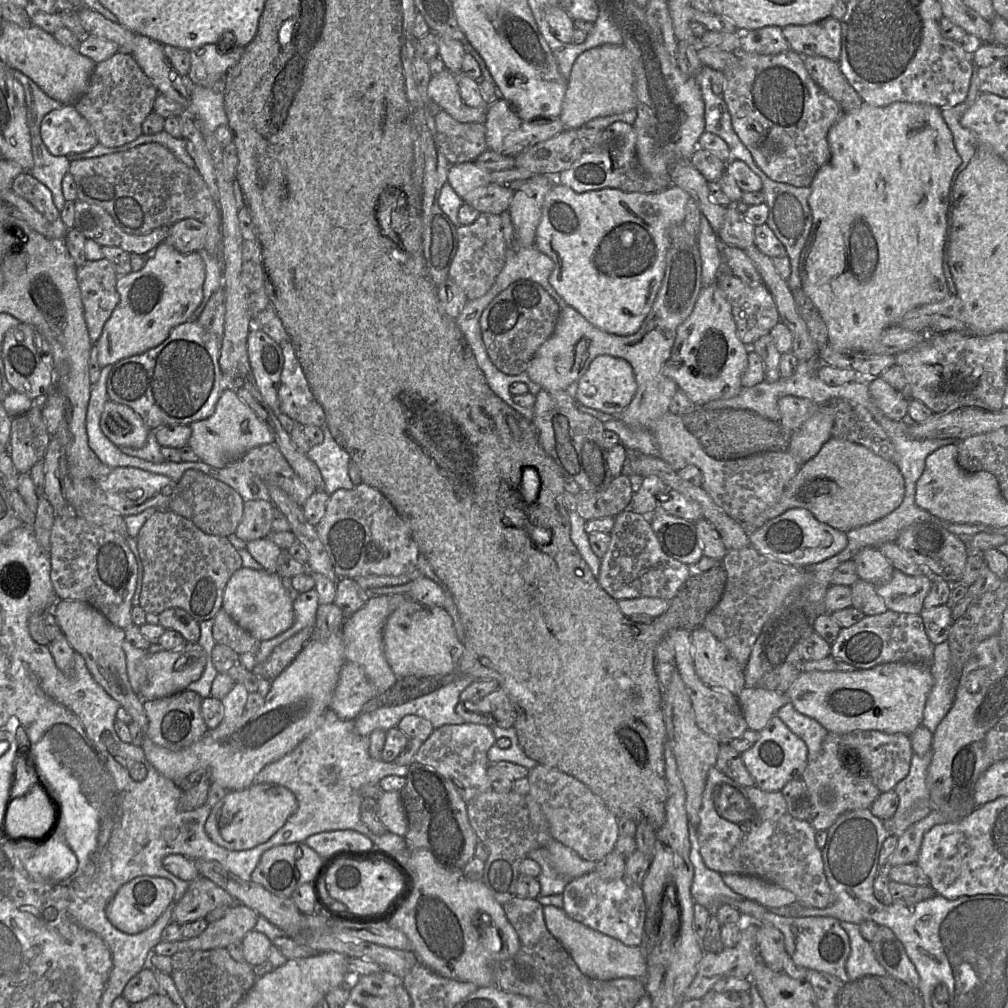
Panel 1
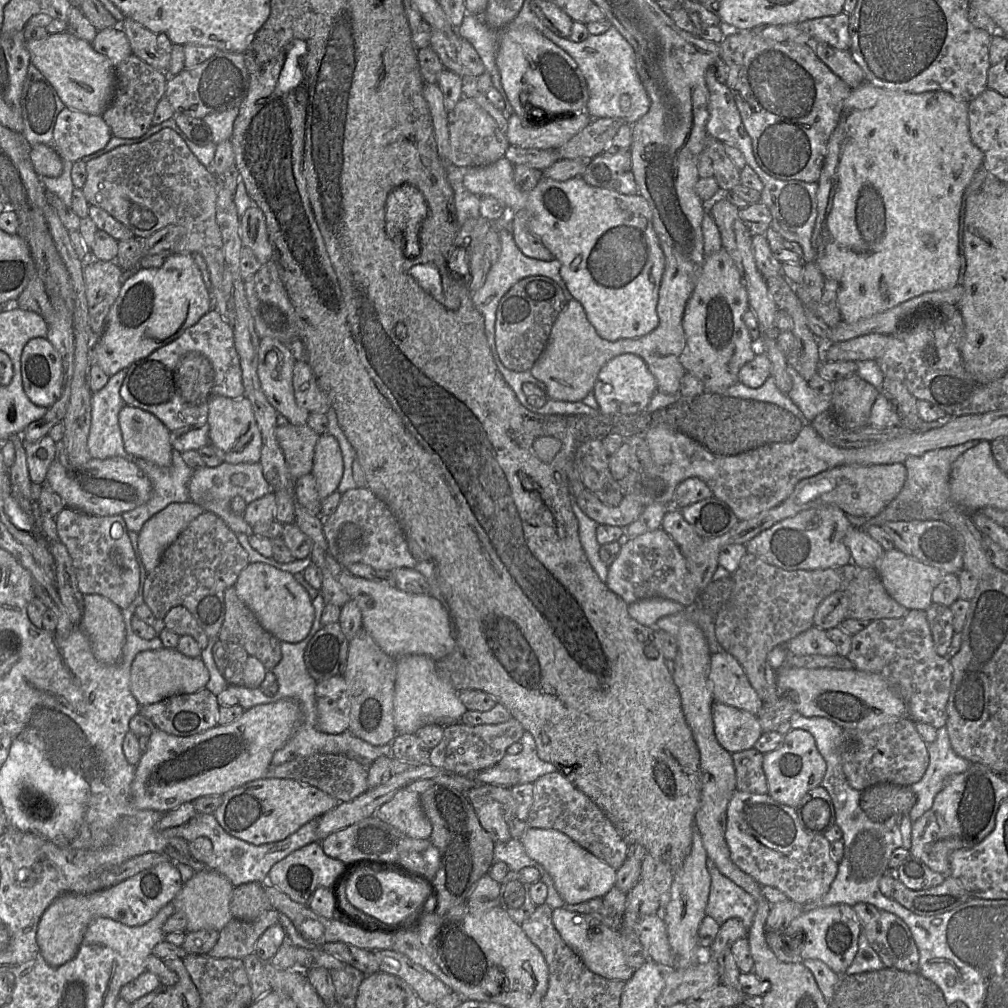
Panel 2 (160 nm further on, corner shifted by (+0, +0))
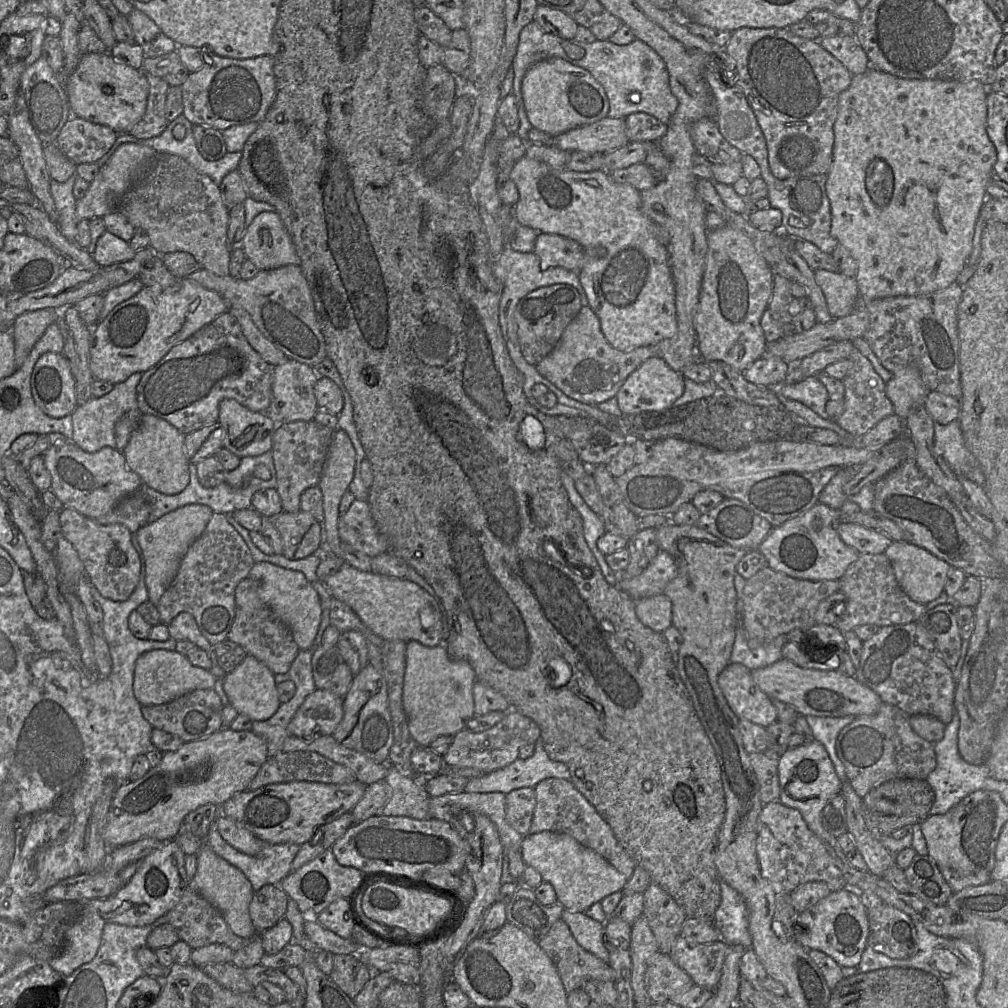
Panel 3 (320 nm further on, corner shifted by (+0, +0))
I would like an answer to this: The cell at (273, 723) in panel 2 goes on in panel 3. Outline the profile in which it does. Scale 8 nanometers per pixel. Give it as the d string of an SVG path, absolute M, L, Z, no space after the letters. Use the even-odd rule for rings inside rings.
M222 728L207 738L184 743L174 752L163 753L160 763L139 780L119 785L100 829L100 836L108 849L128 845L143 838L166 843L177 836L185 817L193 810L207 804L221 806L234 795L248 790L250 782L268 758L266 741L250 730Z

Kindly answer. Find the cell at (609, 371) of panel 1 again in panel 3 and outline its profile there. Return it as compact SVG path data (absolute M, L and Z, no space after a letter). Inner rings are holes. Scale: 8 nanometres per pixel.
M651 357L627 377L615 398L624 415L665 410L673 407L674 402L682 396L684 379L681 373L670 368L664 360L658 357Z

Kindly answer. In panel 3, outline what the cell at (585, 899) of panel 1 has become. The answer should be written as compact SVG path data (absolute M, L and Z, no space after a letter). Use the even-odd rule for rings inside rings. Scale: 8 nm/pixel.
M679 935L669 954L698 986L714 991L730 945L723 940L697 944Z

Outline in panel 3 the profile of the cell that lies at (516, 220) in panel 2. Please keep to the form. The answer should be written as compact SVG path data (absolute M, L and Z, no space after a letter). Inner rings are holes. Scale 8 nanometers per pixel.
M541 233L533 248L541 263L547 267L563 267L578 273L585 263L585 249L576 241L555 234Z

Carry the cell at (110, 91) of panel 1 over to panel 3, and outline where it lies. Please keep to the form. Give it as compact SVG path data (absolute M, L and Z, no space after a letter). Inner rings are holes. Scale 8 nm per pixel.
M146 73L149 84L147 107L142 119L128 132L138 139L160 135L168 126L165 106L170 85L163 79Z

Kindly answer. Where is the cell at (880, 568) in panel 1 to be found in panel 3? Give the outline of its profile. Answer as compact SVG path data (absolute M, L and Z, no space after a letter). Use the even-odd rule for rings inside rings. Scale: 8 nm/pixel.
M842 521L838 533L842 541L860 555L882 554L893 542L887 535L873 528L851 522Z

